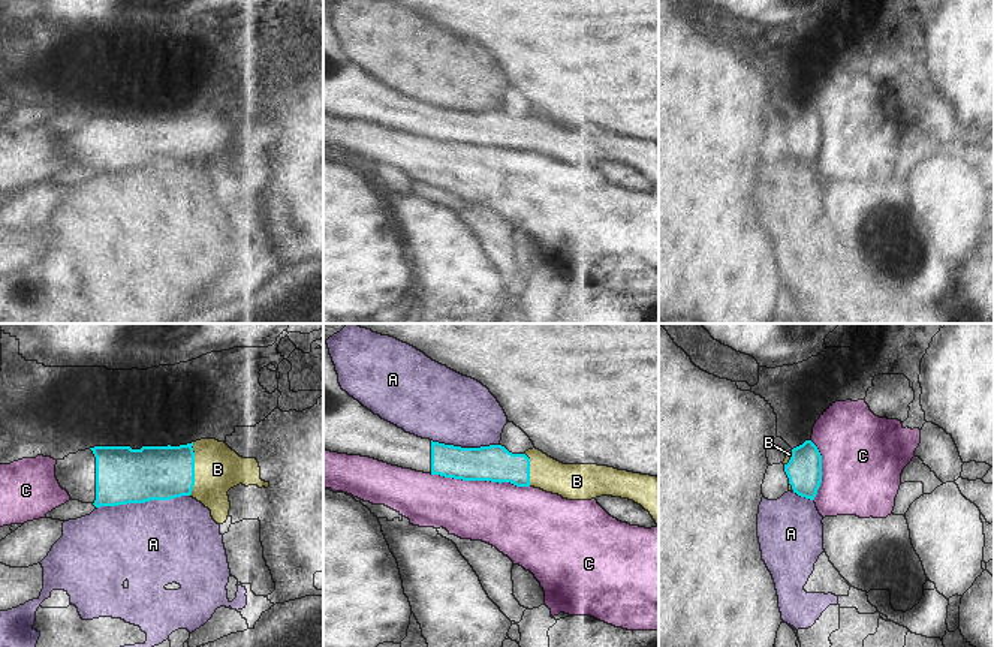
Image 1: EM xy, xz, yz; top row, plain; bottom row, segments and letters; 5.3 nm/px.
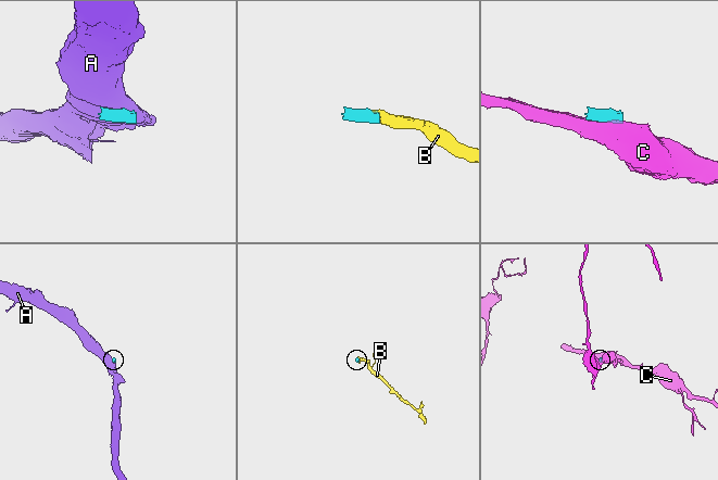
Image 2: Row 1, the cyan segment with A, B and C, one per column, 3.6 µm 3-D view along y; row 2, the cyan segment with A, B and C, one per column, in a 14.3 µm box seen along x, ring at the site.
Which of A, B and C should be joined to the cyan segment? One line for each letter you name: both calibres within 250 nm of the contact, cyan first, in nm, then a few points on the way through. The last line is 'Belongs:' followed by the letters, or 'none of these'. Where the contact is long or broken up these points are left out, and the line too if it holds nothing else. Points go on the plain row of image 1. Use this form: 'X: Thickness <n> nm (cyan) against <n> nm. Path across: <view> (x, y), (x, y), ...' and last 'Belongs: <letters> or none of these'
B: Thickness 280 nm (cyan) against 260 nm. Path across: xy (148, 138), (193, 134), (217, 134)
Belongs: B

